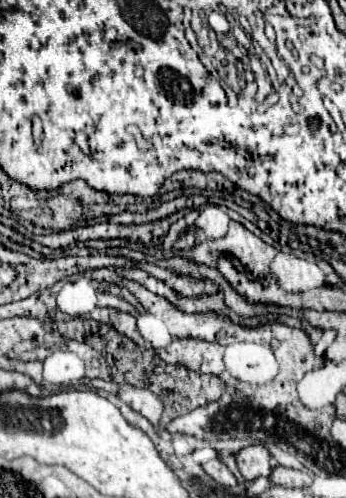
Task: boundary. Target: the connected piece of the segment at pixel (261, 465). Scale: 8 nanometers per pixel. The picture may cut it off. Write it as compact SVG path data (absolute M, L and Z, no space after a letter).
M262 443L244 447L242 451L238 451L236 455L236 463L240 467L240 473L244 475L244 479L252 481L260 475L268 477L272 473L272 465L270 465L270 453Z

